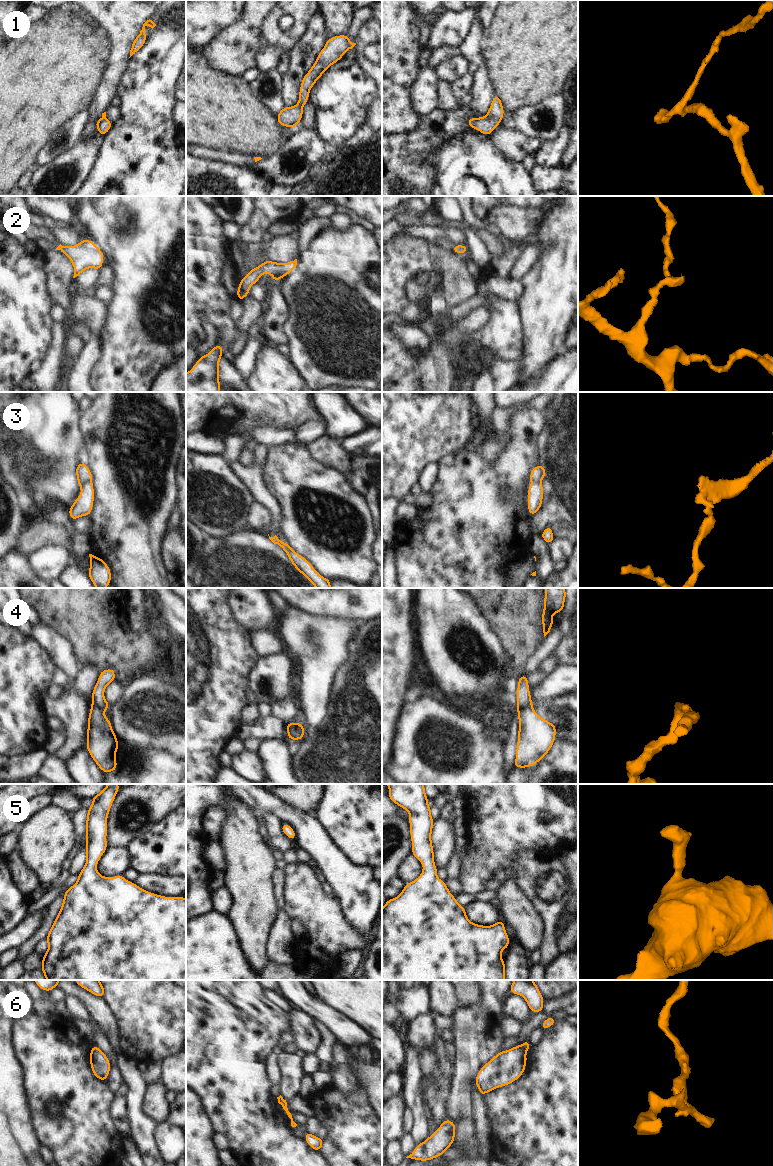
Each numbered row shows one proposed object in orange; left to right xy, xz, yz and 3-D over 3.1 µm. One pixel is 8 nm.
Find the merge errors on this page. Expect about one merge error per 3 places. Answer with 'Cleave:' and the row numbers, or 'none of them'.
Cleave: 3, 4, 6

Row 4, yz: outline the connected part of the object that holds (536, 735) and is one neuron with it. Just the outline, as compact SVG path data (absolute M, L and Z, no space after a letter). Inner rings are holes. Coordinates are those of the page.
M533 706L516 709L518 712L518 741L514 767L536 765L550 751L556 739L554 723L541 718Z

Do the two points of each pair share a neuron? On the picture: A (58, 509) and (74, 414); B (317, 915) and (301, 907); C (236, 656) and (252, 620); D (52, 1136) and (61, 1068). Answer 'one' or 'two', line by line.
A: two
B: one
C: two
D: one

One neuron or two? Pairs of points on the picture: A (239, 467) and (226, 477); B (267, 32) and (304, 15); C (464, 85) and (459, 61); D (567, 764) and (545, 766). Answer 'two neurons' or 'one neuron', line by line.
A: two neurons
B: one neuron
C: two neurons
D: one neuron

